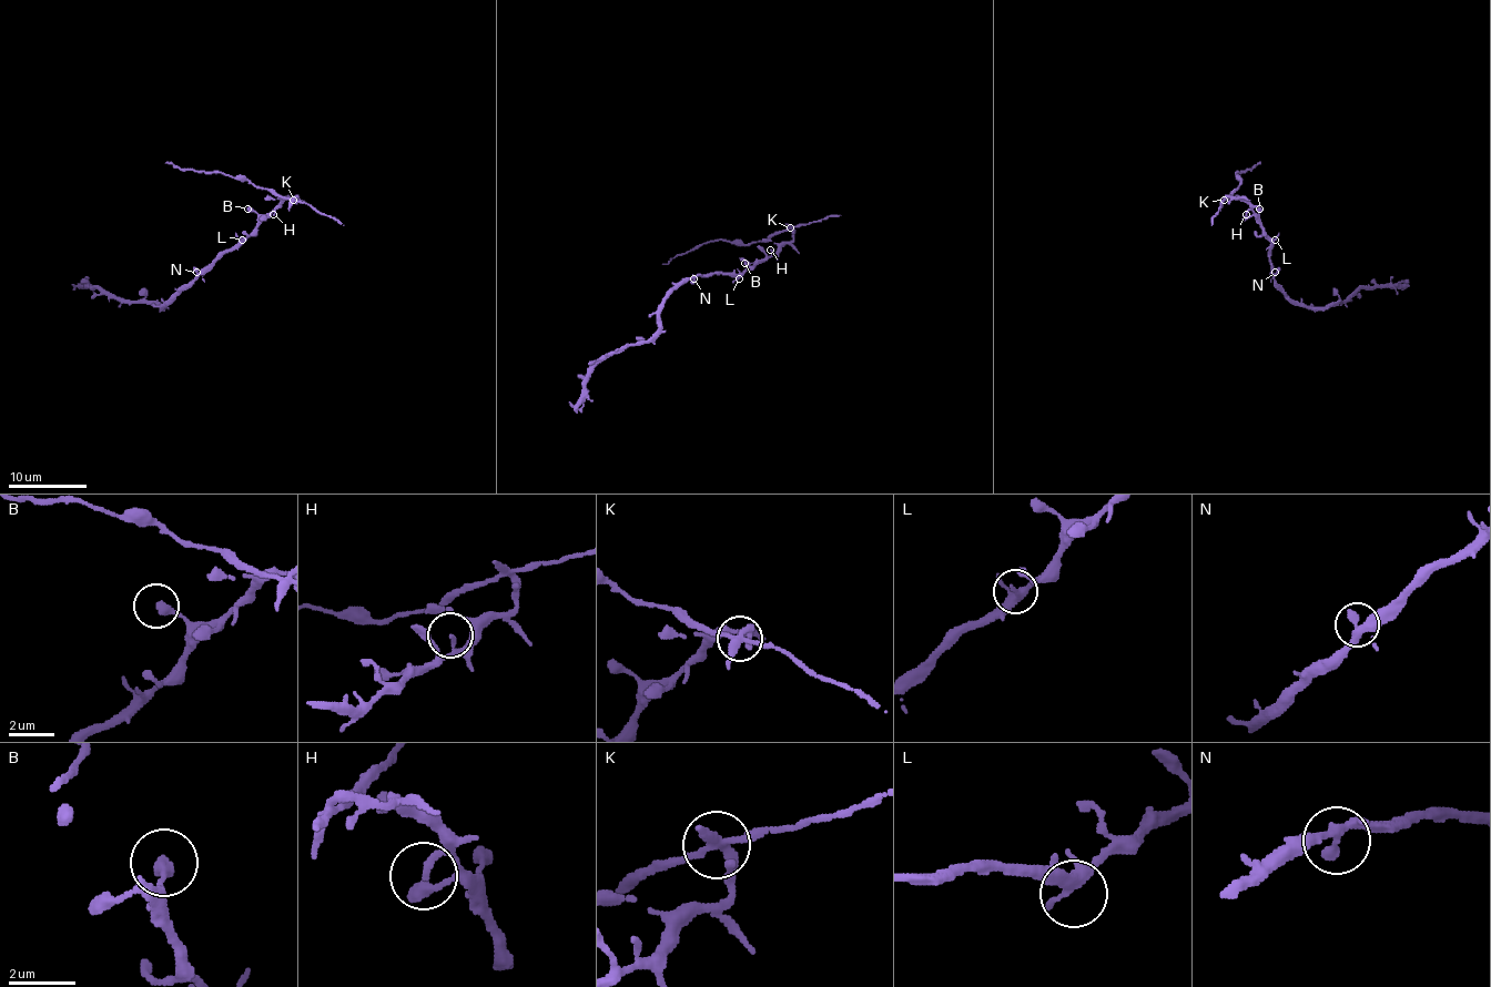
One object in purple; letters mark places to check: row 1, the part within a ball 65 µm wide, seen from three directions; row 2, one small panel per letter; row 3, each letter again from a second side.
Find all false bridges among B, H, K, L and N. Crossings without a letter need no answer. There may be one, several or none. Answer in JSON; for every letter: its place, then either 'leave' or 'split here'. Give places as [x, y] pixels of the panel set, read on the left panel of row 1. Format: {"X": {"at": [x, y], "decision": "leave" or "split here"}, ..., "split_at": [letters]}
{"B": {"at": [247, 209], "decision": "leave"}, "H": {"at": [273, 214], "decision": "leave"}, "K": {"at": [293, 200], "decision": "split here"}, "L": {"at": [242, 240], "decision": "leave"}, "N": {"at": [196, 272], "decision": "leave"}, "split_at": ["K"]}

